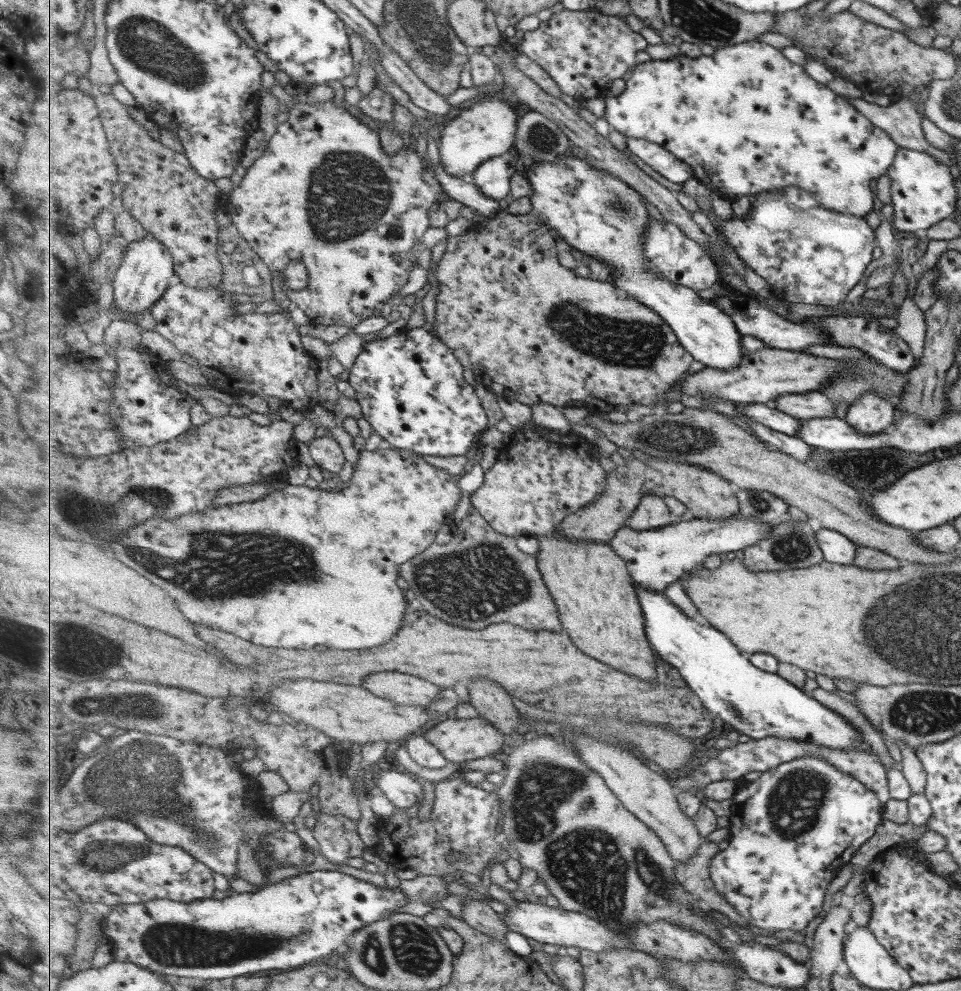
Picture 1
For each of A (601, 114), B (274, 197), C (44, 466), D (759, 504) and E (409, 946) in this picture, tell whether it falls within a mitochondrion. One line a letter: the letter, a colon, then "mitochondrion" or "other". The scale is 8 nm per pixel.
A: other
B: other
C: other
D: mitochondrion
E: mitochondrion

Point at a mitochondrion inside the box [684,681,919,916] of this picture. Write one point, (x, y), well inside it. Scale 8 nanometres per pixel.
(795, 804)

